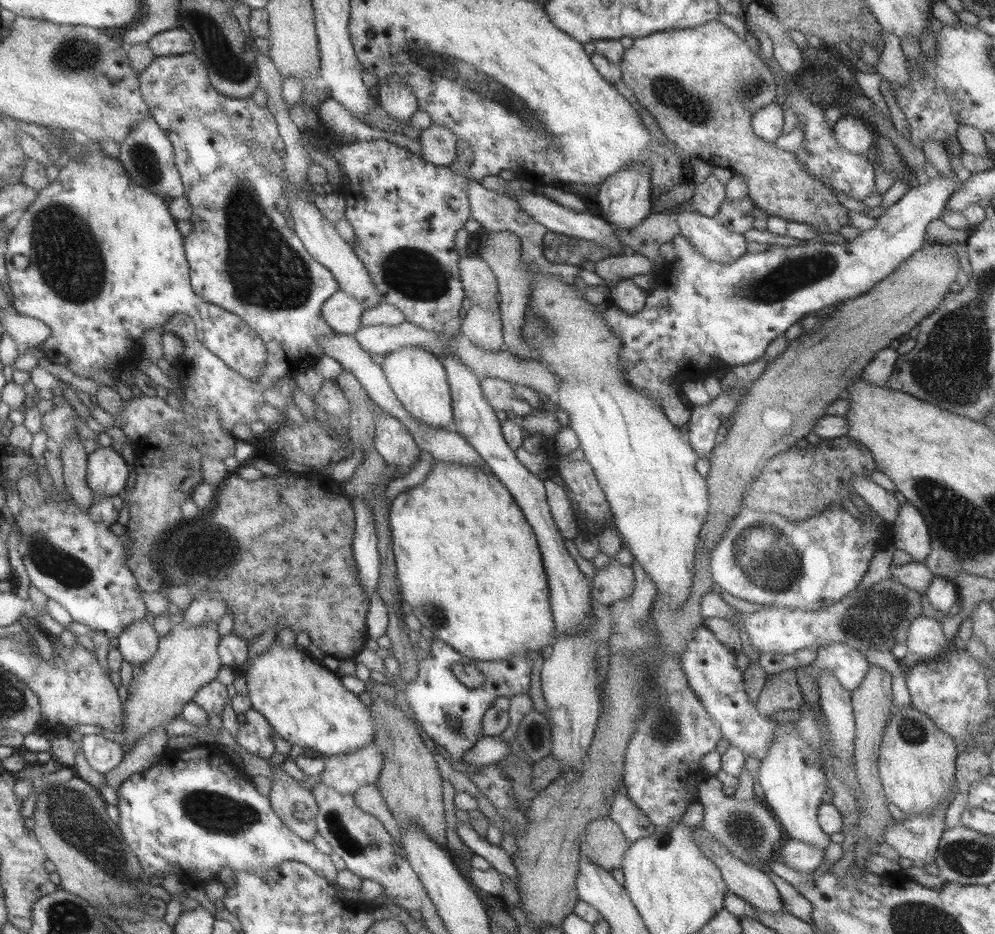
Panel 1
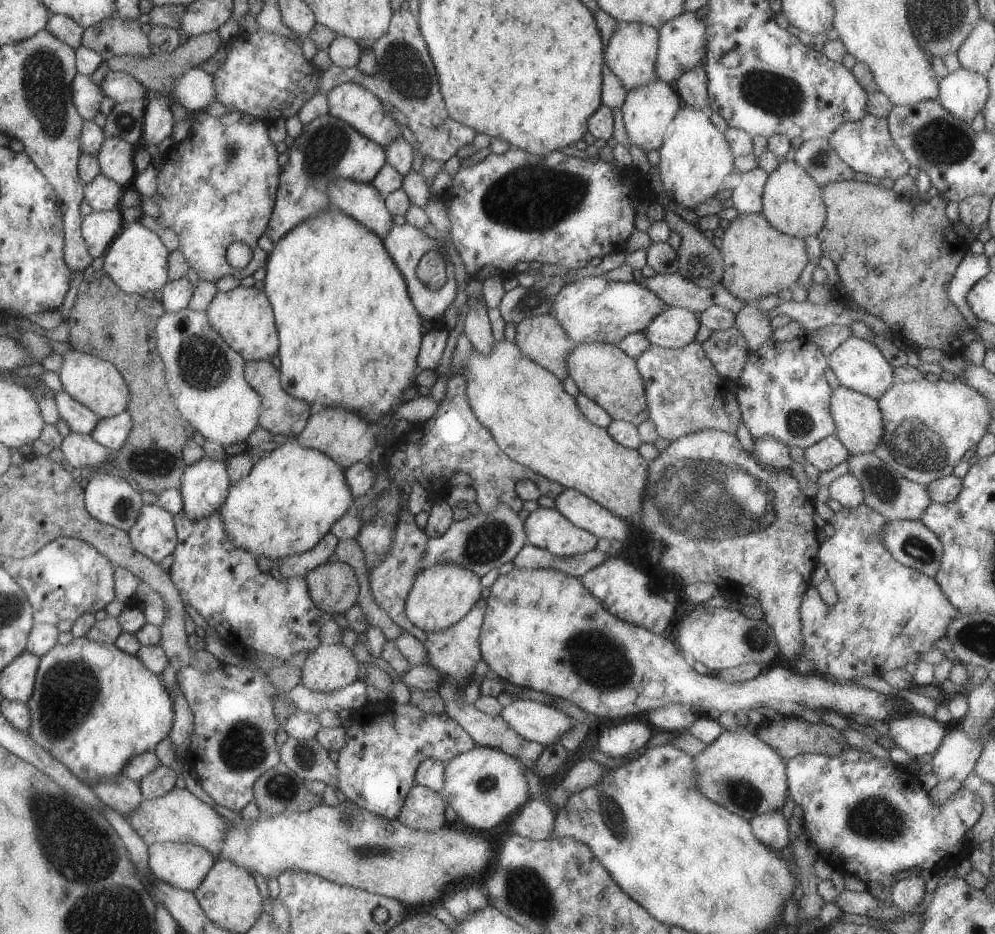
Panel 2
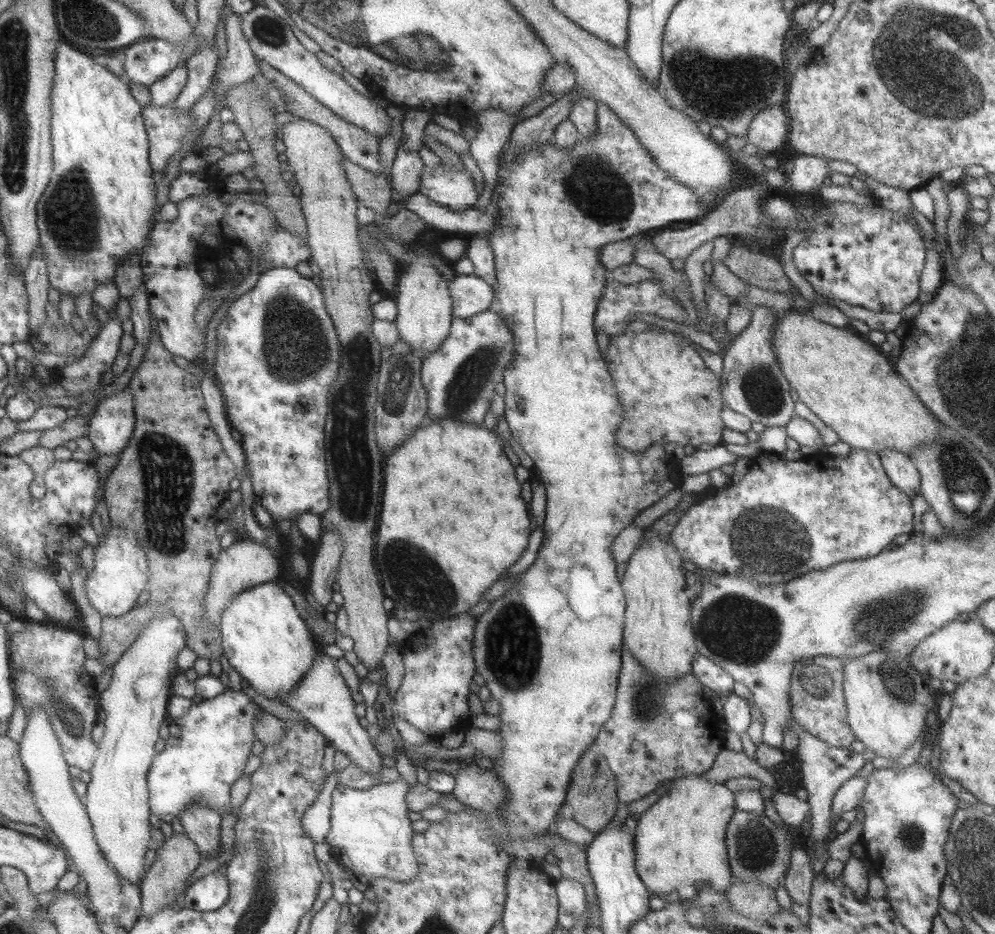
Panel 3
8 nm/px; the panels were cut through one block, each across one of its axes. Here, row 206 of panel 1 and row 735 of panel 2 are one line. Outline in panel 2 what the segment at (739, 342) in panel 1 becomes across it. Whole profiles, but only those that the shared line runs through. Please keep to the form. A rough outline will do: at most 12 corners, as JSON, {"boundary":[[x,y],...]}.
{"boundary":[[919,712],[888,717],[888,738],[913,757],[933,754],[946,730]]}

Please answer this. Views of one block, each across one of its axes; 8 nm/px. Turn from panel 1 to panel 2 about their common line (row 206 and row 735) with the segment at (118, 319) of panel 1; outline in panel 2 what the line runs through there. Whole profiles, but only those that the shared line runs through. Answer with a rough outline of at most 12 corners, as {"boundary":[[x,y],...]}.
{"boundary":[[73,637],[41,658],[27,734],[92,787],[170,733],[161,678]]}

